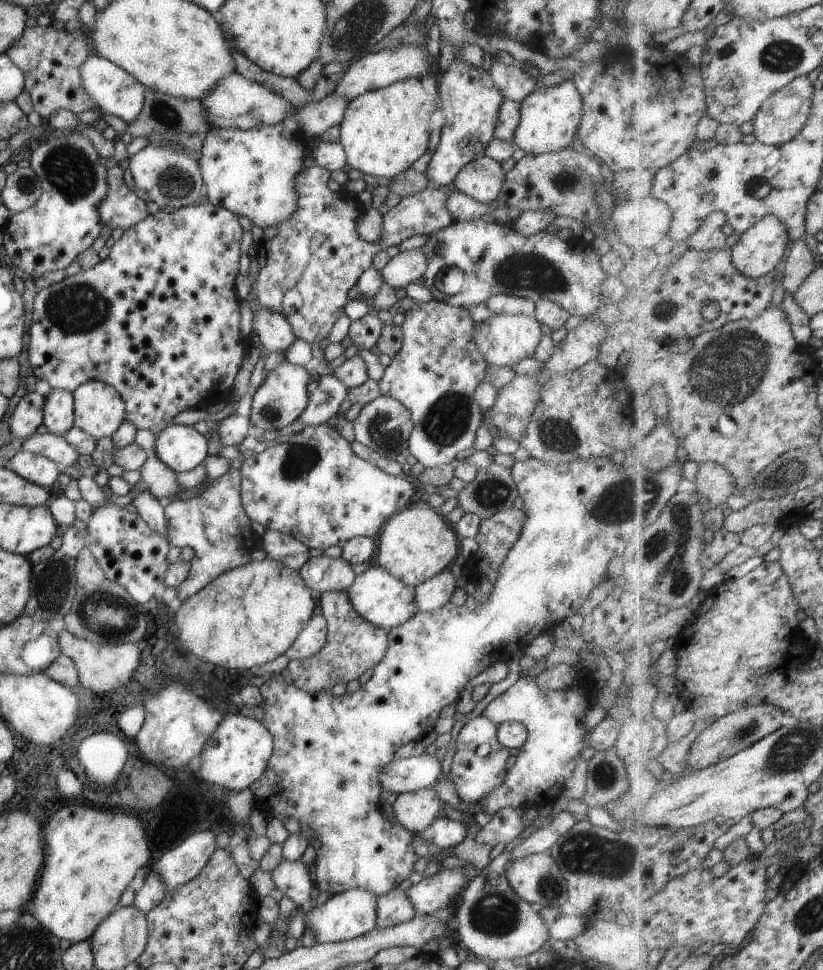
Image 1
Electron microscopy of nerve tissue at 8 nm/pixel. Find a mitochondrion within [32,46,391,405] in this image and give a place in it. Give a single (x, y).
(72, 171)

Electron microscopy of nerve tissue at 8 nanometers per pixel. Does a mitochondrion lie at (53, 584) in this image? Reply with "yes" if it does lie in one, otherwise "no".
yes

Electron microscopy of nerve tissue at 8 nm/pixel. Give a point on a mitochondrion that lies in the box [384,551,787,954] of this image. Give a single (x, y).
(583, 853)

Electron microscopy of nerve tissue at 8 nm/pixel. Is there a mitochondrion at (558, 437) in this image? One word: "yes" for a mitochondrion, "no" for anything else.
yes

